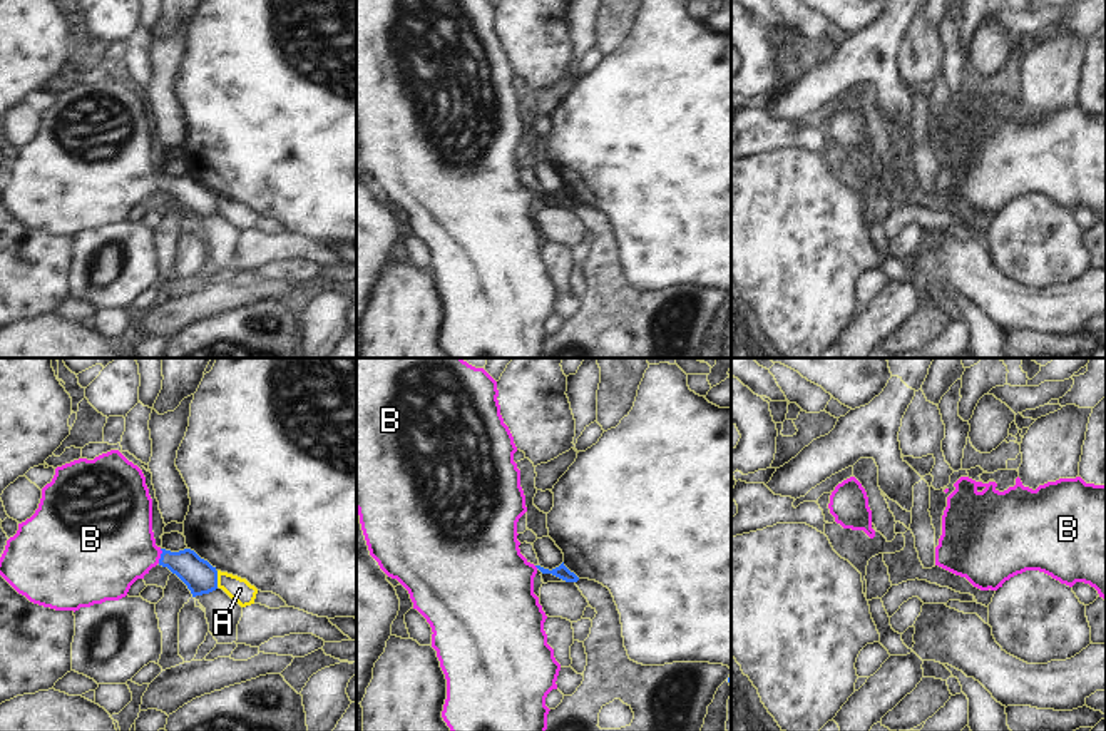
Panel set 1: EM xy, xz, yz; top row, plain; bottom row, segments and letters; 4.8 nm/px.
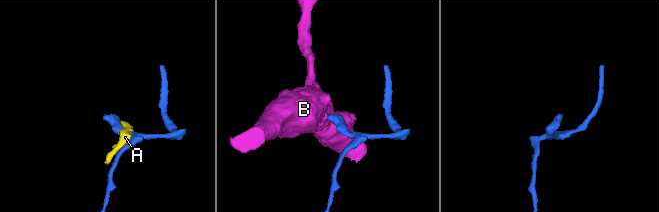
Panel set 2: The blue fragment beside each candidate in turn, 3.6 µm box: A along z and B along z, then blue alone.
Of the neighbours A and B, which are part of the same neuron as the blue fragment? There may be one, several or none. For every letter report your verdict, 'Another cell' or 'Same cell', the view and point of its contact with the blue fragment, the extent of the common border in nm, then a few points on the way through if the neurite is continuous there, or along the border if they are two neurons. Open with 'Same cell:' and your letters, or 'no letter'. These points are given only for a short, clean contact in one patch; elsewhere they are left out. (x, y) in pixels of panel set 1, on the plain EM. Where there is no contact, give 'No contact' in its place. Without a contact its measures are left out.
Same cell: B
A: Another cell. Touches blue at xy (216, 204). Shared border 80 nm
B: Same cell. Touches blue at xy (161, 181). Shared border 70 nm. Path across: xy (199, 201), (186, 189), (161, 181), (111, 169)

